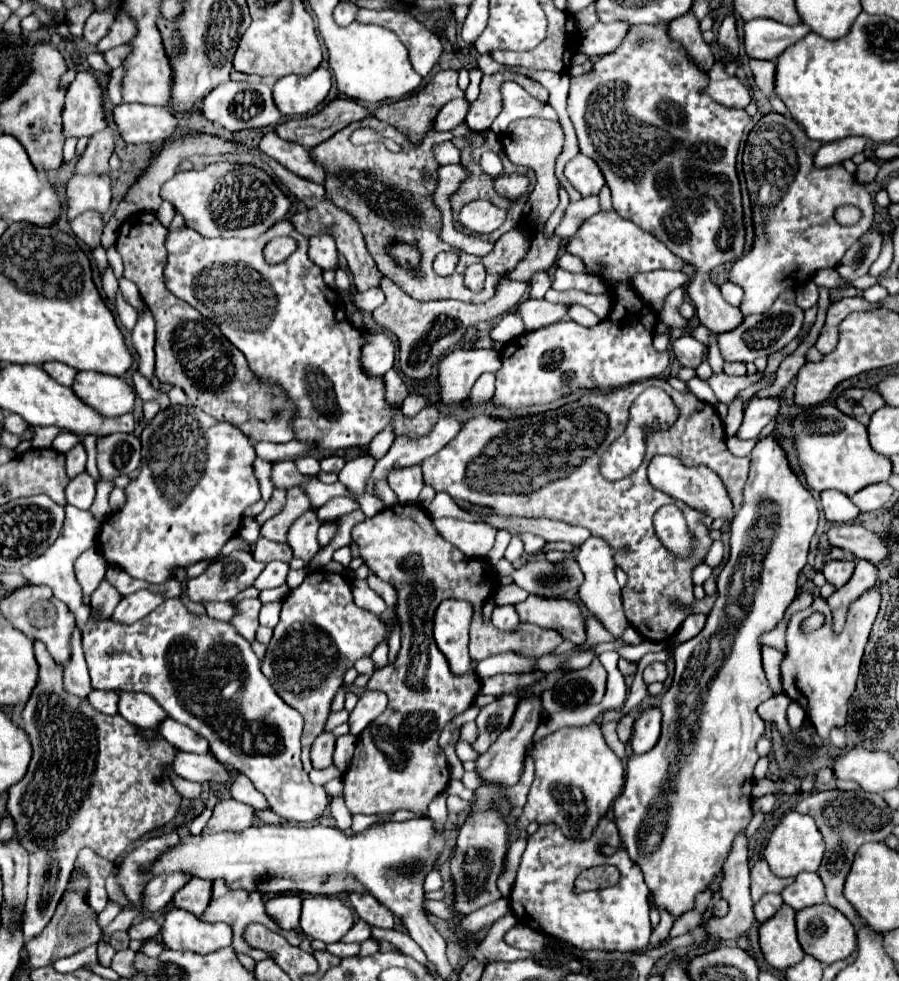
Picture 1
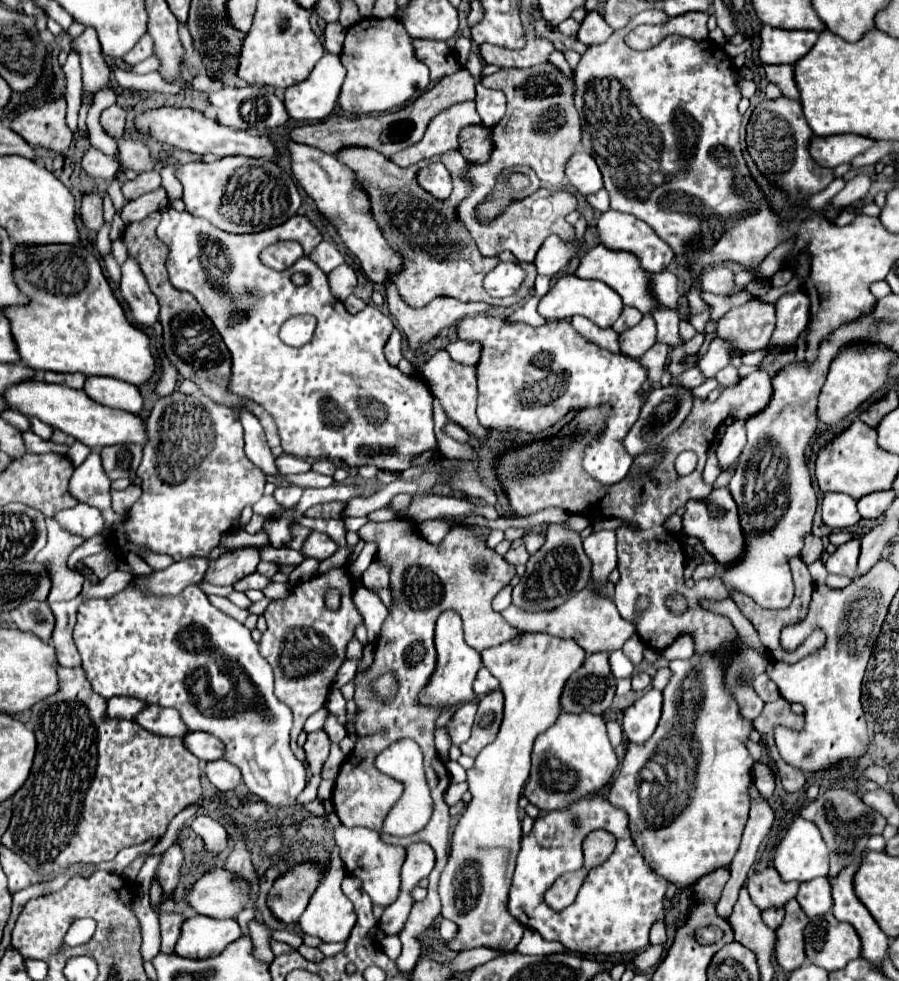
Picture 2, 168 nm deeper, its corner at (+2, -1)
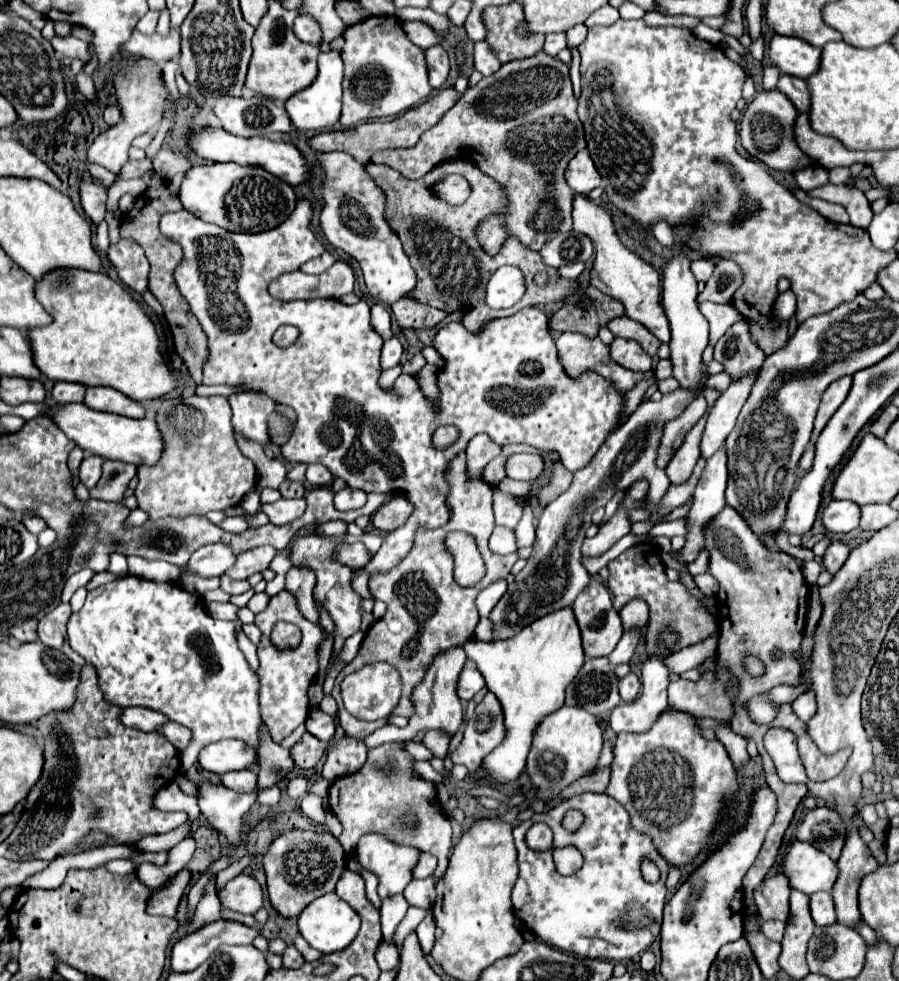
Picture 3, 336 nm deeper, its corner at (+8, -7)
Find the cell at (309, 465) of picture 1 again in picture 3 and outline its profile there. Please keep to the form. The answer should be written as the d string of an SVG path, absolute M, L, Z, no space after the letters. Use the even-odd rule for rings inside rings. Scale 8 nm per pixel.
M236 435L238 439L238 447L244 455L248 455L258 471L258 485L260 487L274 487L278 489L280 484L285 480L287 470L280 459L268 459L262 451L260 445L256 443L244 443L244 439L240 439L240 435Z

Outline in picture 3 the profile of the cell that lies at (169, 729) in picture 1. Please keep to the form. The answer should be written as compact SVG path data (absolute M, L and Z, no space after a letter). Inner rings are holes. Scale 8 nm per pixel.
M236 739L208 743L200 751L198 763L202 769L212 771L212 773L250 769L252 767L252 749L244 747L244 743L240 743Z

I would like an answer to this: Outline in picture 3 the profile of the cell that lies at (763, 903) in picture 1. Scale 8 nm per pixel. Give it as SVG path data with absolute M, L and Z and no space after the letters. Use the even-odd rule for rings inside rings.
M762 921L762 933L772 939L772 941L782 941L784 935L784 925L782 921Z

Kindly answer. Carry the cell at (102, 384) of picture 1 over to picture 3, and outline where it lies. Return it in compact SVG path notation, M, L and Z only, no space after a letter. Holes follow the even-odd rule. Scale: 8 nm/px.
M86 387L84 403L96 411L120 413L124 417L134 417L134 419L144 417L144 407L138 401L132 401L130 397L122 395L112 387Z

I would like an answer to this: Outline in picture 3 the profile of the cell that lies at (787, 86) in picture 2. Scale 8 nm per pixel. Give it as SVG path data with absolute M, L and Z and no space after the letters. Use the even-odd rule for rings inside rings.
M782 73L780 79L778 79L776 89L780 93L784 93L794 103L794 107L800 113L808 113L808 89L806 89L806 81L804 79Z

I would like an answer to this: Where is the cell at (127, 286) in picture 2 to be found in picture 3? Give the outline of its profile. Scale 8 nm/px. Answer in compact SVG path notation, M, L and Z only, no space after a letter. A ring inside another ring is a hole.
M120 239L118 245L112 245L108 259L118 271L120 281L138 295L148 291L148 259L144 249L132 239Z

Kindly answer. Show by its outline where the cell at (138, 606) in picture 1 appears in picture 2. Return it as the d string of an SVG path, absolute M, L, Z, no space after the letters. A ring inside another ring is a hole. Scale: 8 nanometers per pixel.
M190 557L186 561L176 561L164 571L154 571L152 575L138 577L138 587L152 595L176 595L184 587L200 583L210 565L208 557Z

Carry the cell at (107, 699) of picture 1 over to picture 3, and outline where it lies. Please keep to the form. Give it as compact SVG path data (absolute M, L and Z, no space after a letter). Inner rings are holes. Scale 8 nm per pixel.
M126 707L120 715L120 721L124 723L124 727L132 727L138 731L154 731L156 727L166 723L164 715L146 707Z

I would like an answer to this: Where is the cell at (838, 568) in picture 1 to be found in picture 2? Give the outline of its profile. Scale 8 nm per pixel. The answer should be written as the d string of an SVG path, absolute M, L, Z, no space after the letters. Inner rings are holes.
M846 541L846 545L840 545L826 561L826 569L828 573L838 573L838 575L846 575L850 579L856 577L856 563L858 563L858 555L860 555L860 541Z

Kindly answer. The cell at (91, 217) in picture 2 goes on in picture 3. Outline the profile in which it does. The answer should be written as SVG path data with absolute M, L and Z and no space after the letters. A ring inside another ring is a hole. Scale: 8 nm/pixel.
M80 183L80 199L84 213L92 219L94 225L98 225L106 215L106 189L96 183Z

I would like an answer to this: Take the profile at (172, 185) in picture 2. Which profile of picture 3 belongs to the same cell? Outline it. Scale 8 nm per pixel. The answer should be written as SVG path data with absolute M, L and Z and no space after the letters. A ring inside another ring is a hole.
M162 147L158 151L158 155L154 157L152 165L154 165L156 175L160 175L162 179L172 179L176 173L184 173L184 171L188 171L192 167L190 161L184 155L174 153L168 147Z

